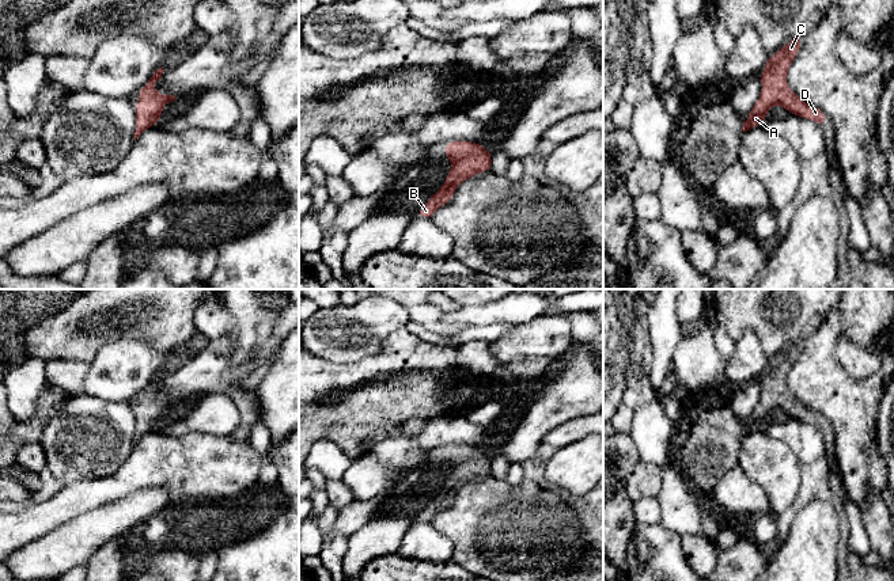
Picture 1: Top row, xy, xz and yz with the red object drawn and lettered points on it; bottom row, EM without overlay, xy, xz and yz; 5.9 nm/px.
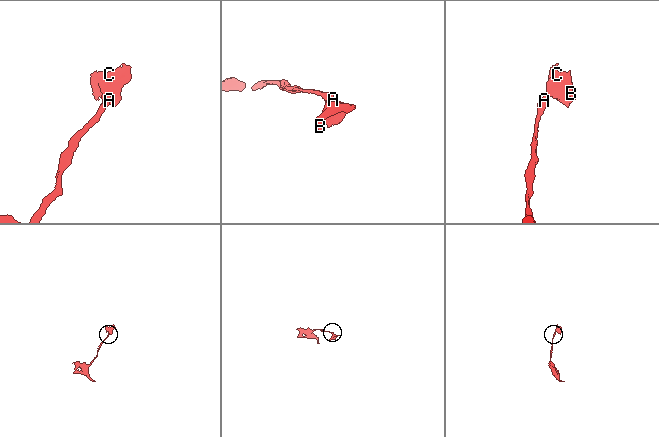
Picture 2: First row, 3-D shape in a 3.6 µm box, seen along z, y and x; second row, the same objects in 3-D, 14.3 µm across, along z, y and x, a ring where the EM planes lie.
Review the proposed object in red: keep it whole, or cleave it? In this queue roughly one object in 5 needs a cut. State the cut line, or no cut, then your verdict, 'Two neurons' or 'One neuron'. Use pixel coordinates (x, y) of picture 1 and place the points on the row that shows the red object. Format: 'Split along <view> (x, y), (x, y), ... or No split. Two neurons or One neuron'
No split. One neuron

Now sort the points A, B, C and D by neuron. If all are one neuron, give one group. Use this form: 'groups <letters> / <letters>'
groups A B C D

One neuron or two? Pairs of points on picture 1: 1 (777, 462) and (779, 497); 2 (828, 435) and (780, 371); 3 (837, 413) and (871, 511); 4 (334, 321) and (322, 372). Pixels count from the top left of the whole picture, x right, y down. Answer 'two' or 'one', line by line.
1: one
2: one
3: two
4: two

